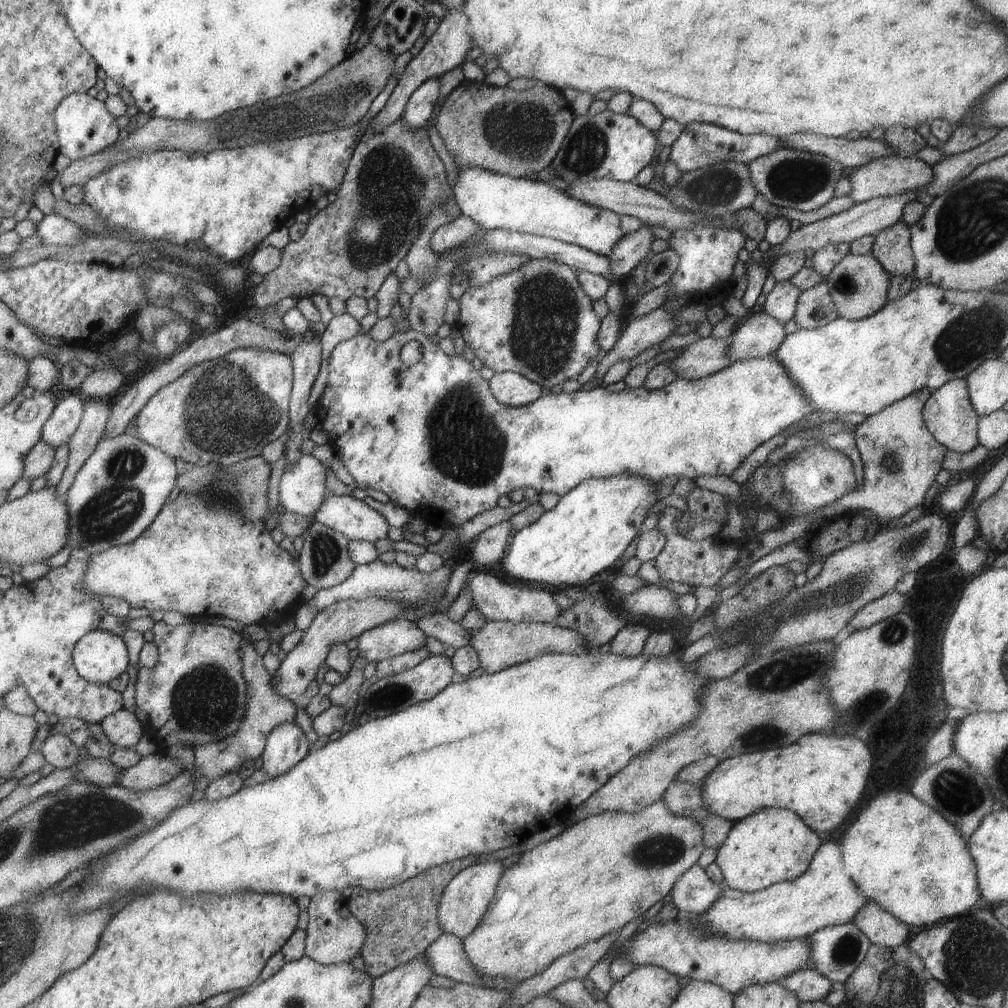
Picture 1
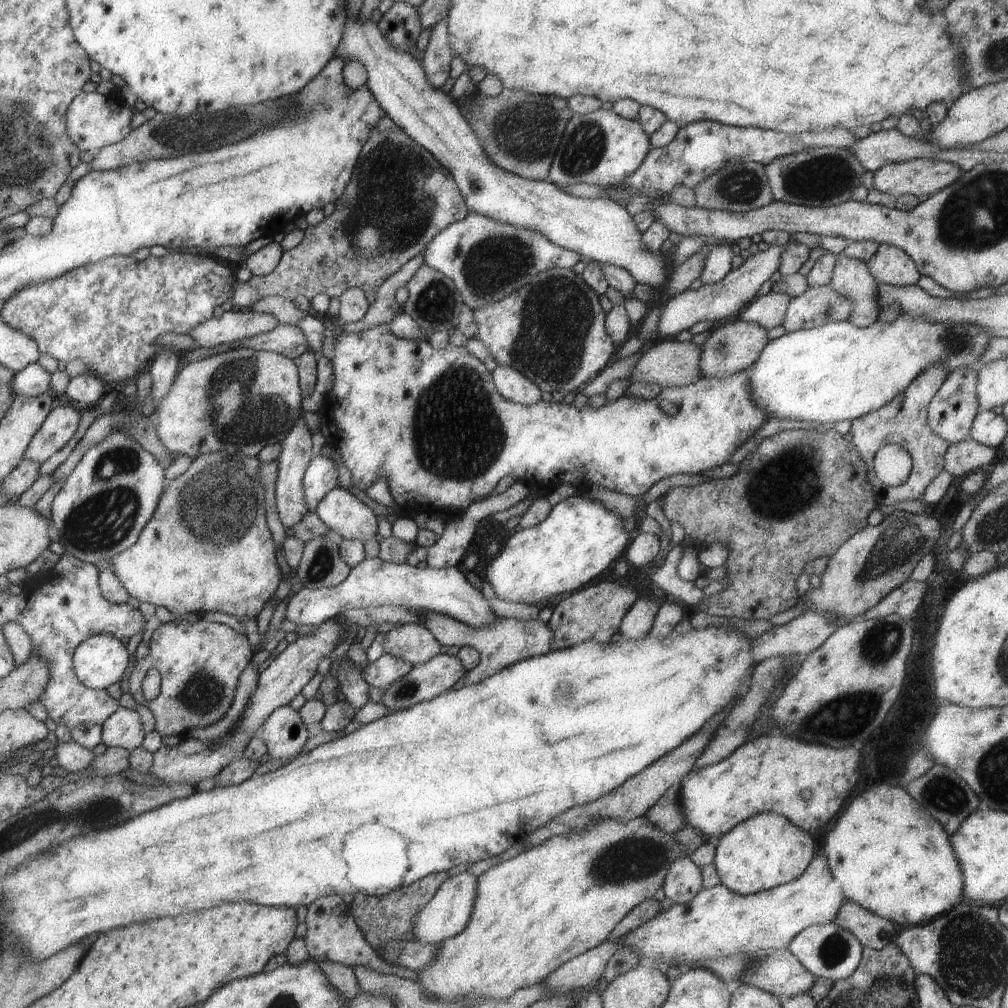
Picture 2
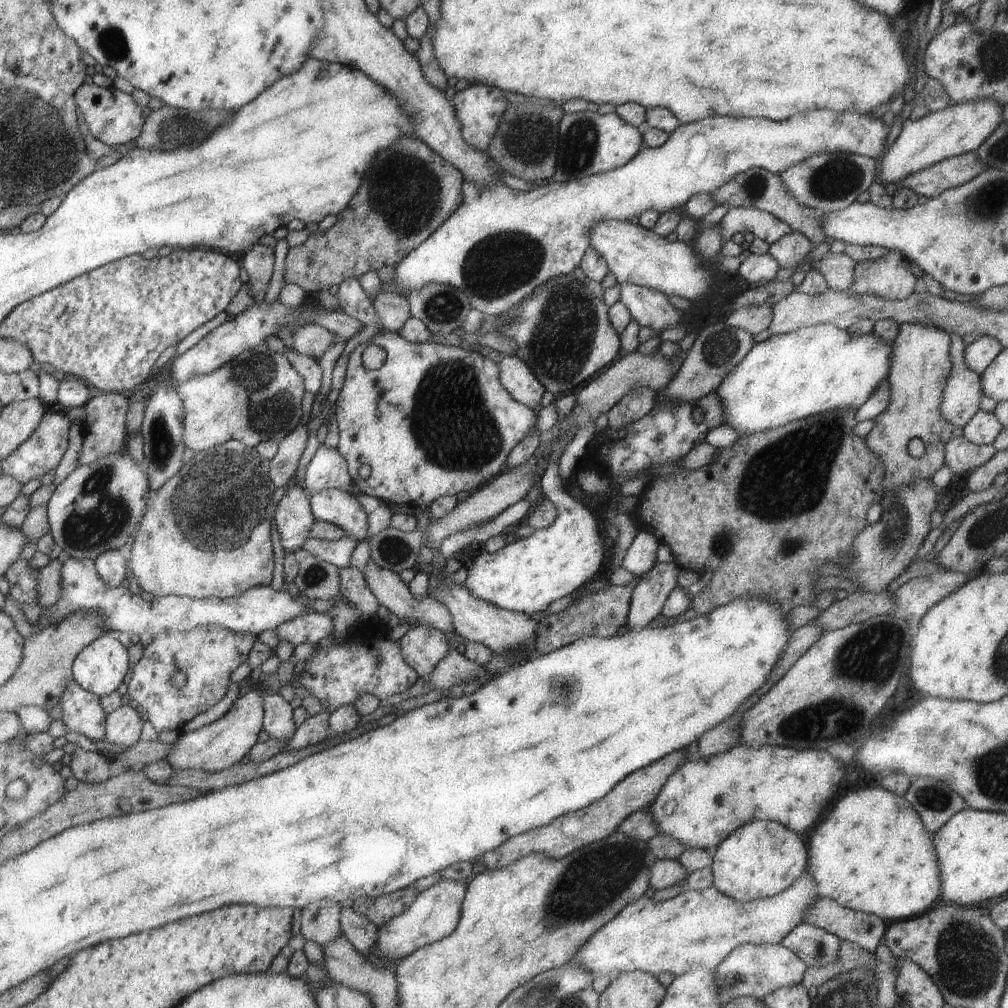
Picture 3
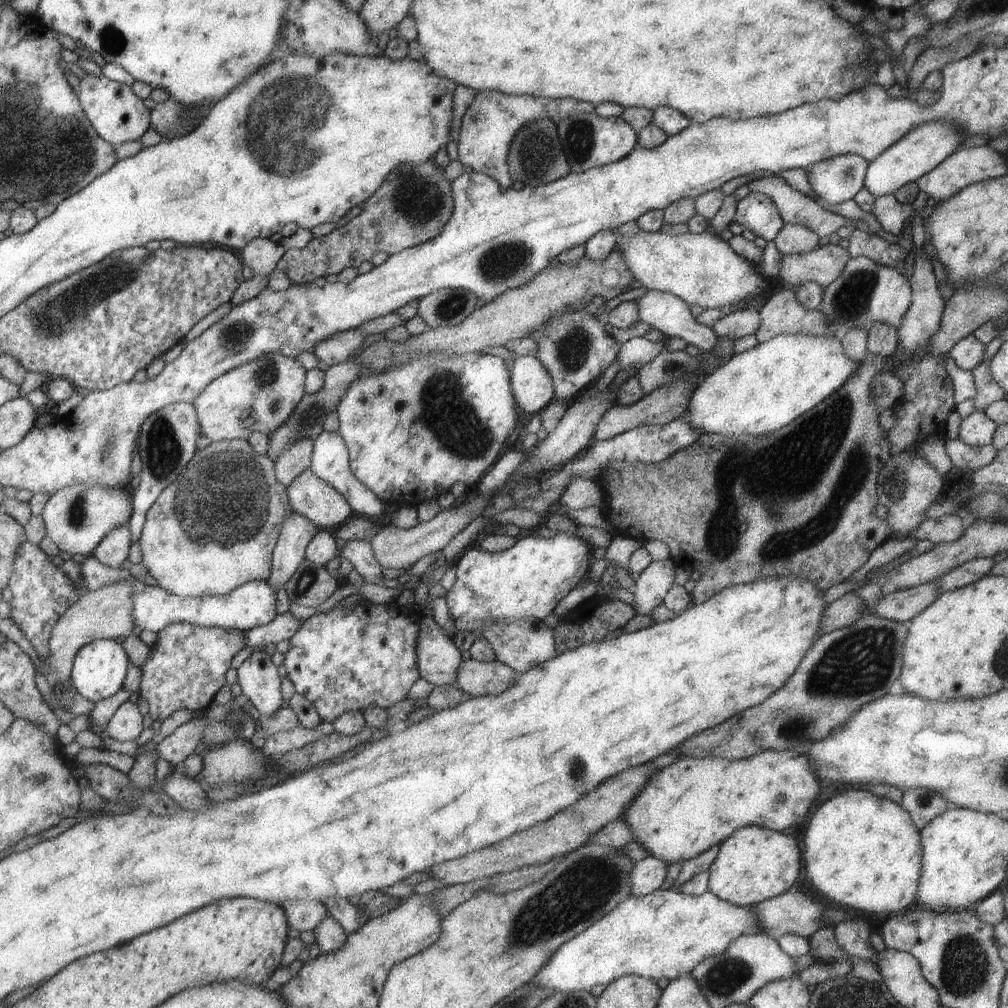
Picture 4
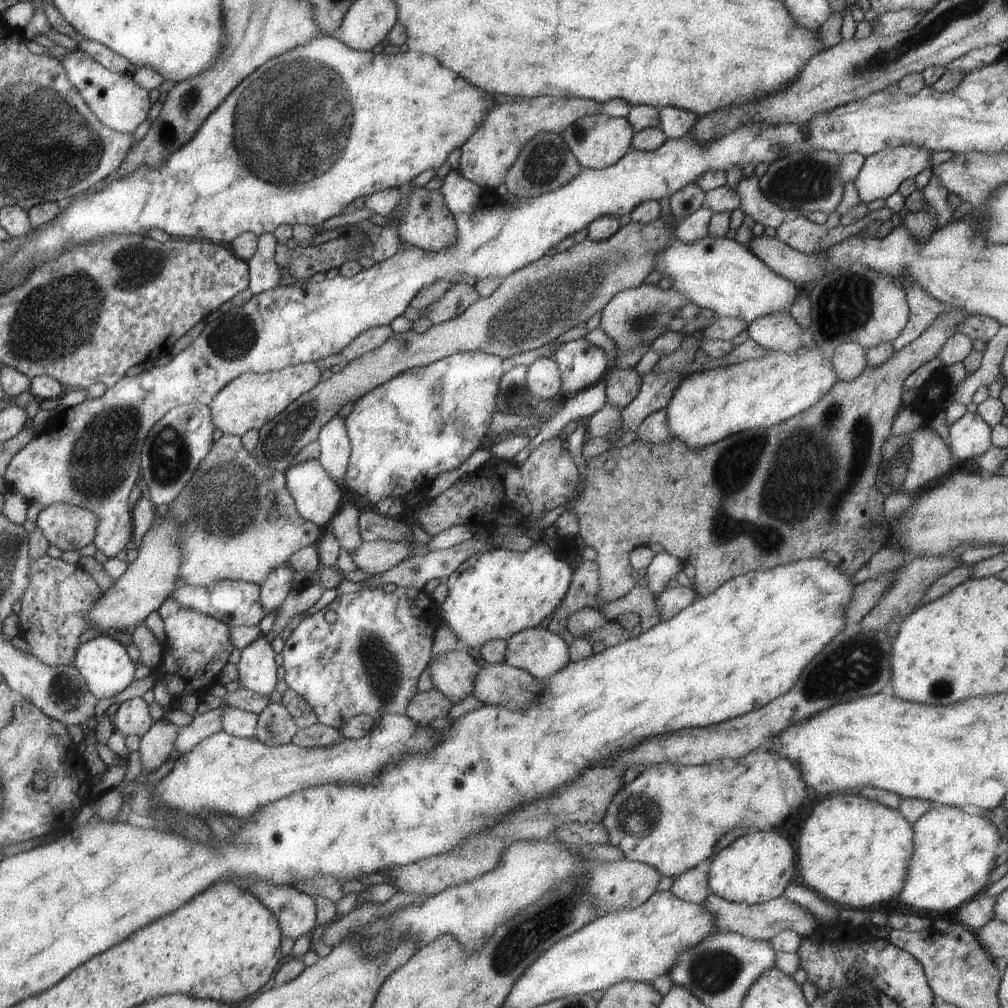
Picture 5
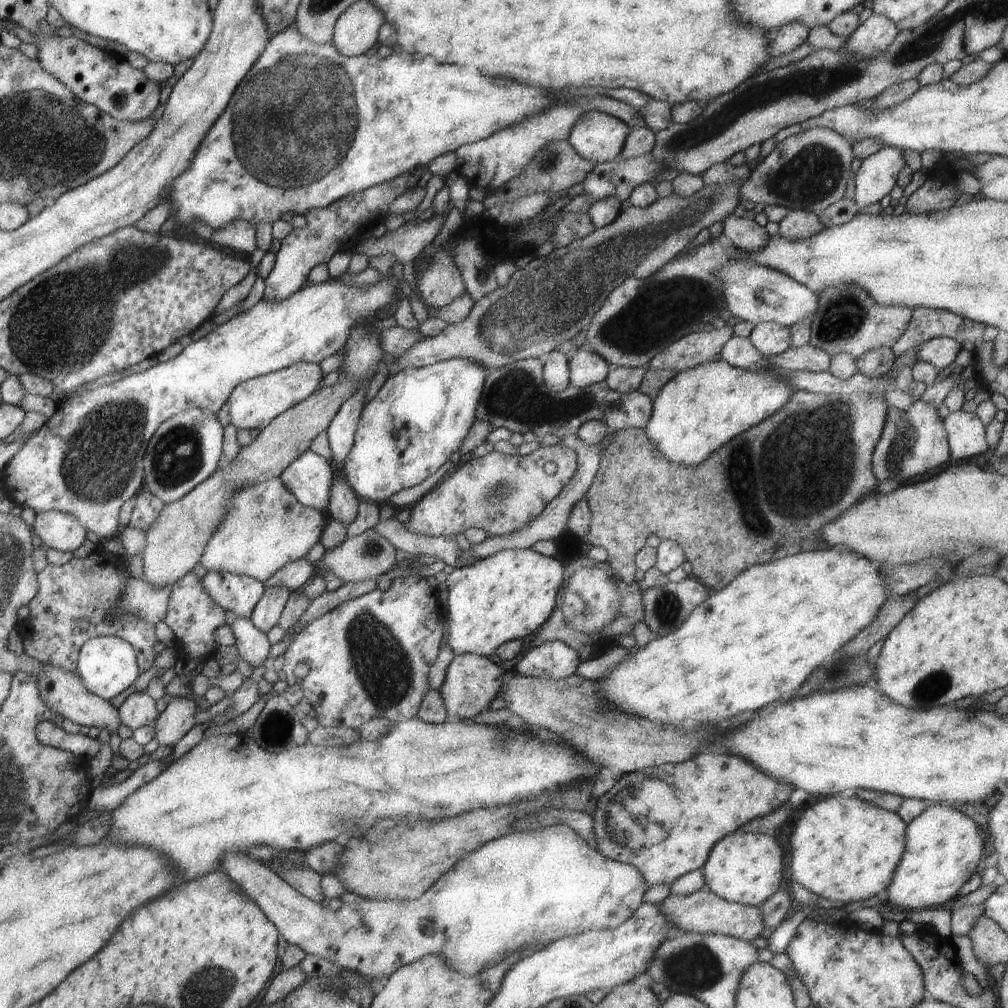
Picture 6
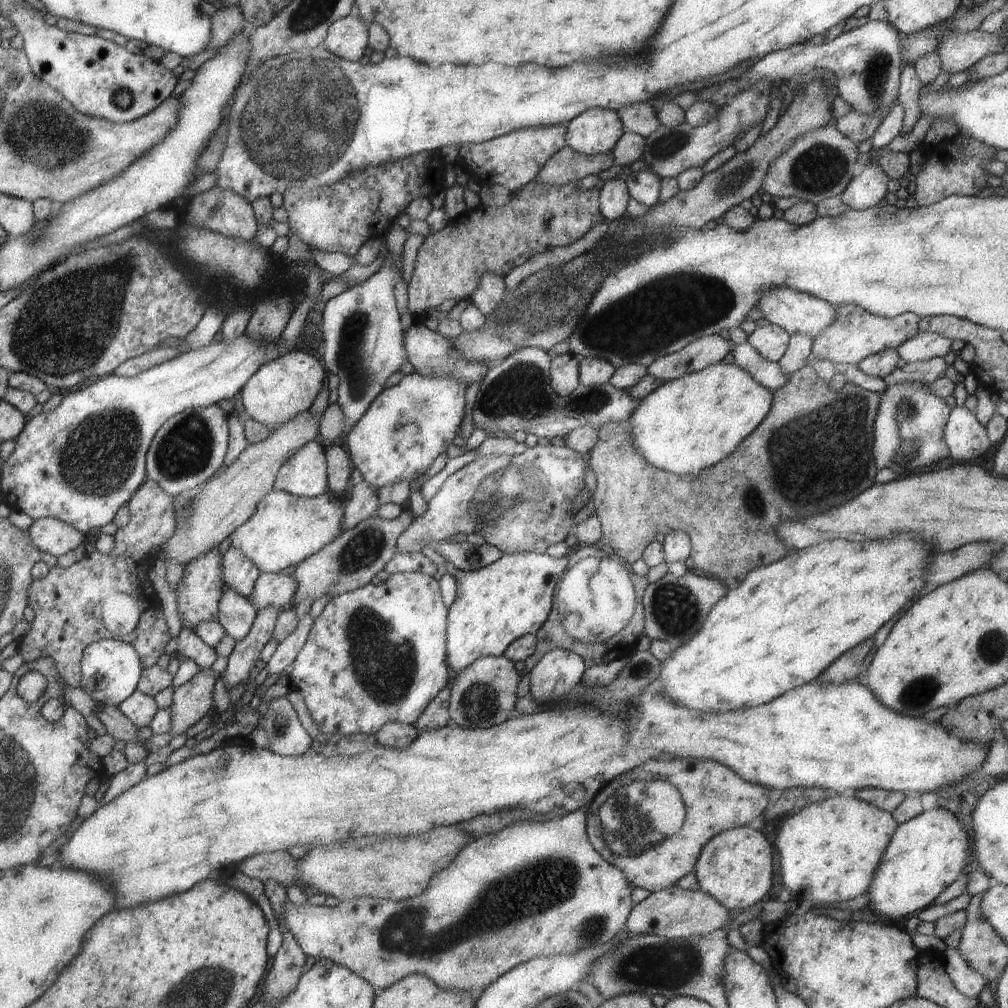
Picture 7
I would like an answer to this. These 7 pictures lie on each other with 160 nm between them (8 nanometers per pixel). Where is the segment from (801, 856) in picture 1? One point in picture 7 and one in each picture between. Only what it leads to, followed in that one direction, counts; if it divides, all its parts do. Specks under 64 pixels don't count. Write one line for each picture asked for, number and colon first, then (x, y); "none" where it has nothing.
2: (763, 851)
3: (759, 859)
4: (755, 863)
5: (756, 867)
6: (743, 867)
7: (735, 867)

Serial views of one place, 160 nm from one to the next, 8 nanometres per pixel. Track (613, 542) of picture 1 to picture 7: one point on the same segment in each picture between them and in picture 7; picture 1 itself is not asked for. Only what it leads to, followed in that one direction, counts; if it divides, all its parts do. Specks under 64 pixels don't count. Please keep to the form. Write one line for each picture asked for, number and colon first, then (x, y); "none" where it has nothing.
2: (577, 541)
3: (525, 576)
4: (525, 581)
5: (493, 595)
6: (506, 596)
7: (496, 604)

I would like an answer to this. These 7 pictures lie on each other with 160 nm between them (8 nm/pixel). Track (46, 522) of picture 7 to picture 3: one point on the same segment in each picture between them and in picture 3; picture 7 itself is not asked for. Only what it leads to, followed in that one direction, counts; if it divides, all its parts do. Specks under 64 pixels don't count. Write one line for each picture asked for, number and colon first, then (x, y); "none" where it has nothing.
3: (96, 507)
4: (75, 518)
5: (68, 527)
6: (64, 532)

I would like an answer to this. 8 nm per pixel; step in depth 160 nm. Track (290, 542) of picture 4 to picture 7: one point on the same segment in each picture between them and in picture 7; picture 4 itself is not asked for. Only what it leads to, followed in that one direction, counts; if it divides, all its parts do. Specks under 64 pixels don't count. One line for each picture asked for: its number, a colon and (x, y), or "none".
5: (273, 590)
6: (265, 614)
7: (246, 652)

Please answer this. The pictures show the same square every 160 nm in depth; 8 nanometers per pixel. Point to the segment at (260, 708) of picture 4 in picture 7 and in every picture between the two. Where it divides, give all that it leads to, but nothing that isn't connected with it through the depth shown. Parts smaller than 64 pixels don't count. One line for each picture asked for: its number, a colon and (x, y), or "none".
5: (256, 669)
6: (252, 644)
7: (235, 614)

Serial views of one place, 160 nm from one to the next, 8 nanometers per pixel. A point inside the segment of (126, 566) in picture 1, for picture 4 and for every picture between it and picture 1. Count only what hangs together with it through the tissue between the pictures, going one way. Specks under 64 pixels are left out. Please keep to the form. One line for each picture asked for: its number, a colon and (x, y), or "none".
2: (207, 546)
3: (205, 532)
4: (213, 528)

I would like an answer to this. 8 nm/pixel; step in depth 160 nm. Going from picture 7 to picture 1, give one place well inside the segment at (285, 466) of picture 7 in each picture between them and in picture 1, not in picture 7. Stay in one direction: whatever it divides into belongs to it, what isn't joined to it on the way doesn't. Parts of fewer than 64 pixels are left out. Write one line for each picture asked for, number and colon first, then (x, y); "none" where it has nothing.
1: (353, 518)
2: (342, 512)
3: (334, 506)
4: (308, 495)
5: (316, 495)
6: (308, 477)

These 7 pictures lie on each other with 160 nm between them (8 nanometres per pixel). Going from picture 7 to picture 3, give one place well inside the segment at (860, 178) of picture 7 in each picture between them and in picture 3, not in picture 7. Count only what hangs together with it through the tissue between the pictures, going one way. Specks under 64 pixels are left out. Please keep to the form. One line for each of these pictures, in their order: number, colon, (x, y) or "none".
3: (956, 129)
4: (914, 155)
5: (881, 172)
6: (876, 174)

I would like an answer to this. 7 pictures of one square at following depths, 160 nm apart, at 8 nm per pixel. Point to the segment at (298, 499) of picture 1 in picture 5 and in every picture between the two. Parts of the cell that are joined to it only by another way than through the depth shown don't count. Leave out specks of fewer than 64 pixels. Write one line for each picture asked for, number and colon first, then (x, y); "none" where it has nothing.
2: (320, 476)
3: (327, 469)
4: (329, 461)
5: (334, 443)

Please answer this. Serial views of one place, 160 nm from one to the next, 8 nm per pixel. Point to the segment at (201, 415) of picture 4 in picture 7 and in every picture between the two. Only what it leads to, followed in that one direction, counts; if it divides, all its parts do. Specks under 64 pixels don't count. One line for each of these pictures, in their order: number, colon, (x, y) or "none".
5: (250, 400)
6: (252, 404)
7: (286, 386)

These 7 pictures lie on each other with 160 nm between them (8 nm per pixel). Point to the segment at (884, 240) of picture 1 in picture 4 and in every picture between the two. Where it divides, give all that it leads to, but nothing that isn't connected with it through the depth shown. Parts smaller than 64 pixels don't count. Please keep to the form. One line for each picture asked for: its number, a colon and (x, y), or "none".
2: (889, 265)
3: (889, 277)
4: (864, 293)

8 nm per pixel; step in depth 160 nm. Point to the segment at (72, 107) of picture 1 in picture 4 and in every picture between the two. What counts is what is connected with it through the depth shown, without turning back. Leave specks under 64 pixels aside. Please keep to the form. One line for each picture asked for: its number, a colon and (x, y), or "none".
2: (93, 121)
3: (111, 116)
4: (115, 112)

